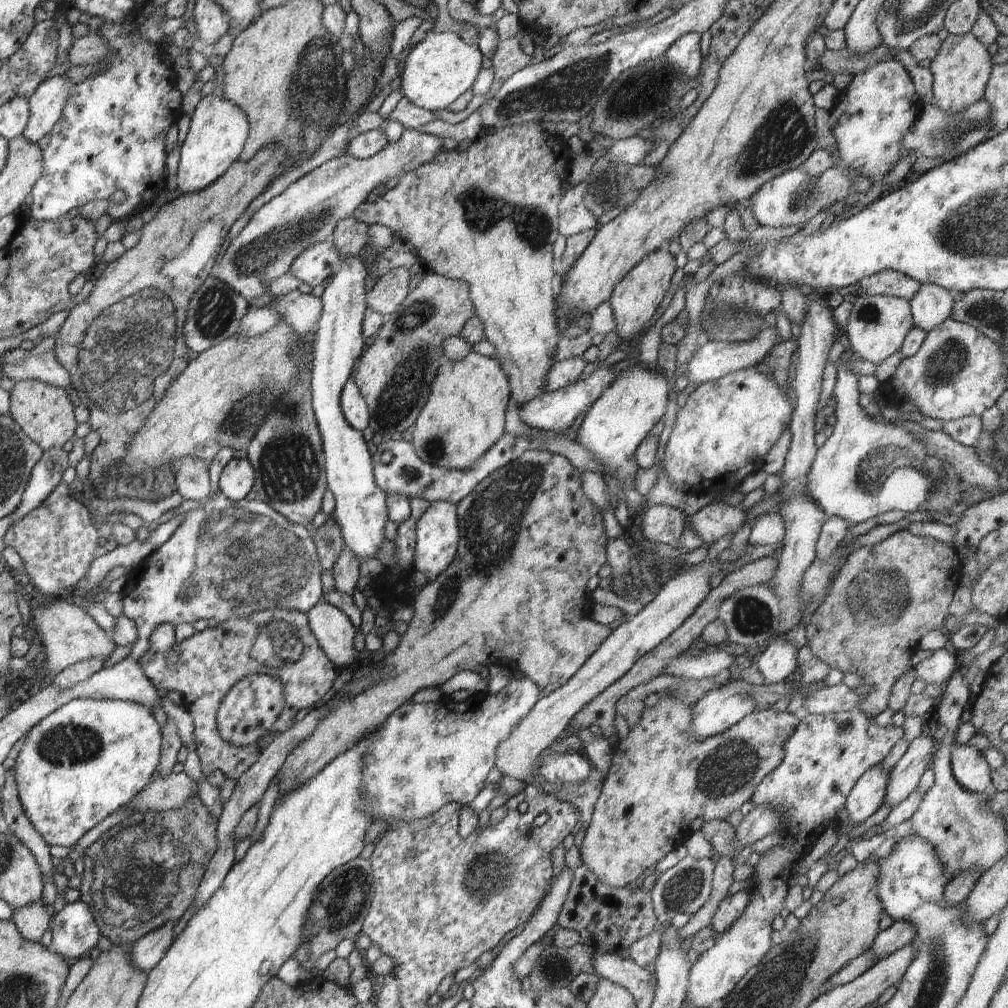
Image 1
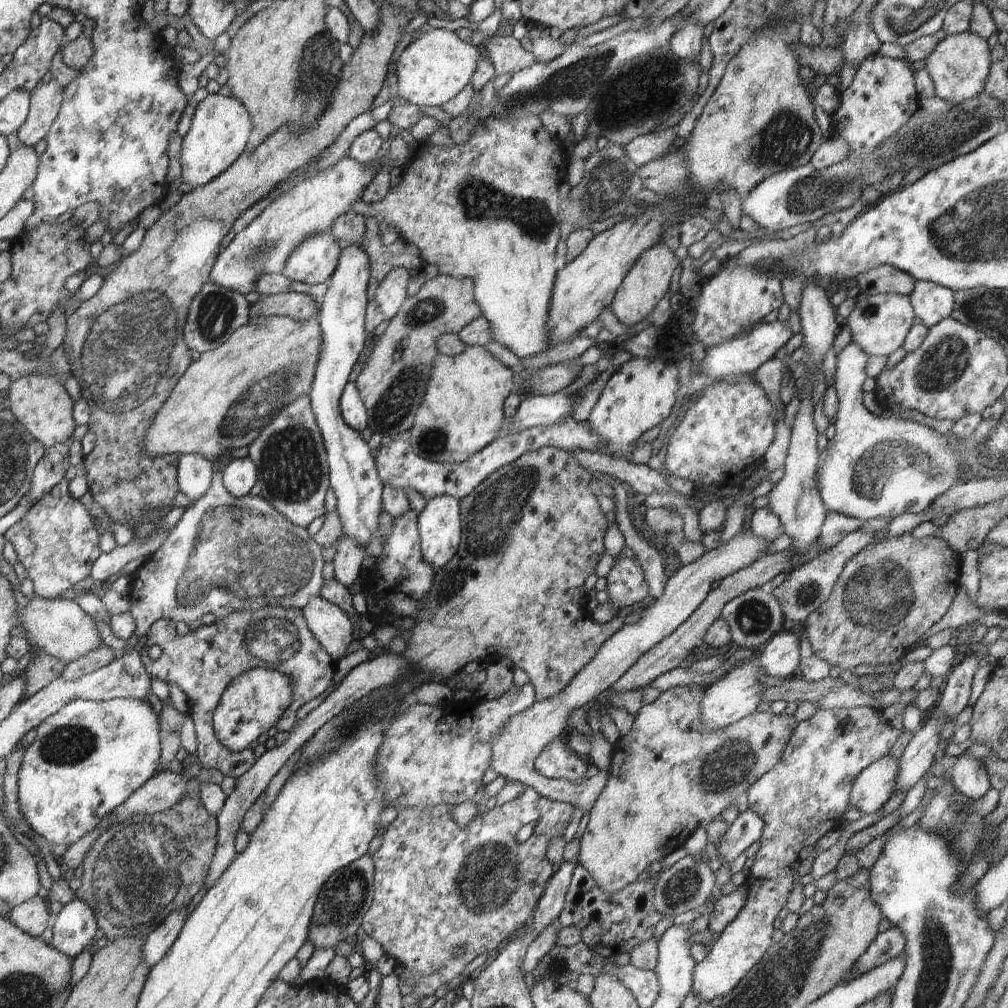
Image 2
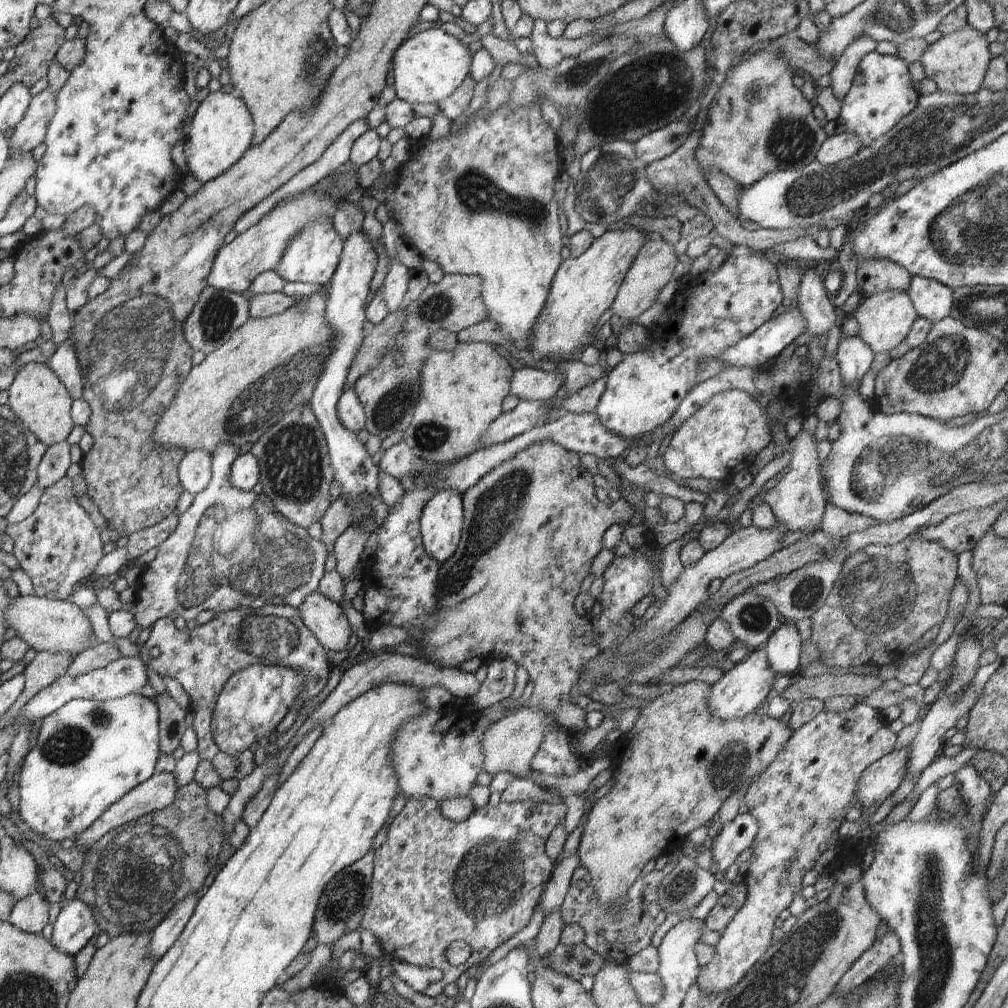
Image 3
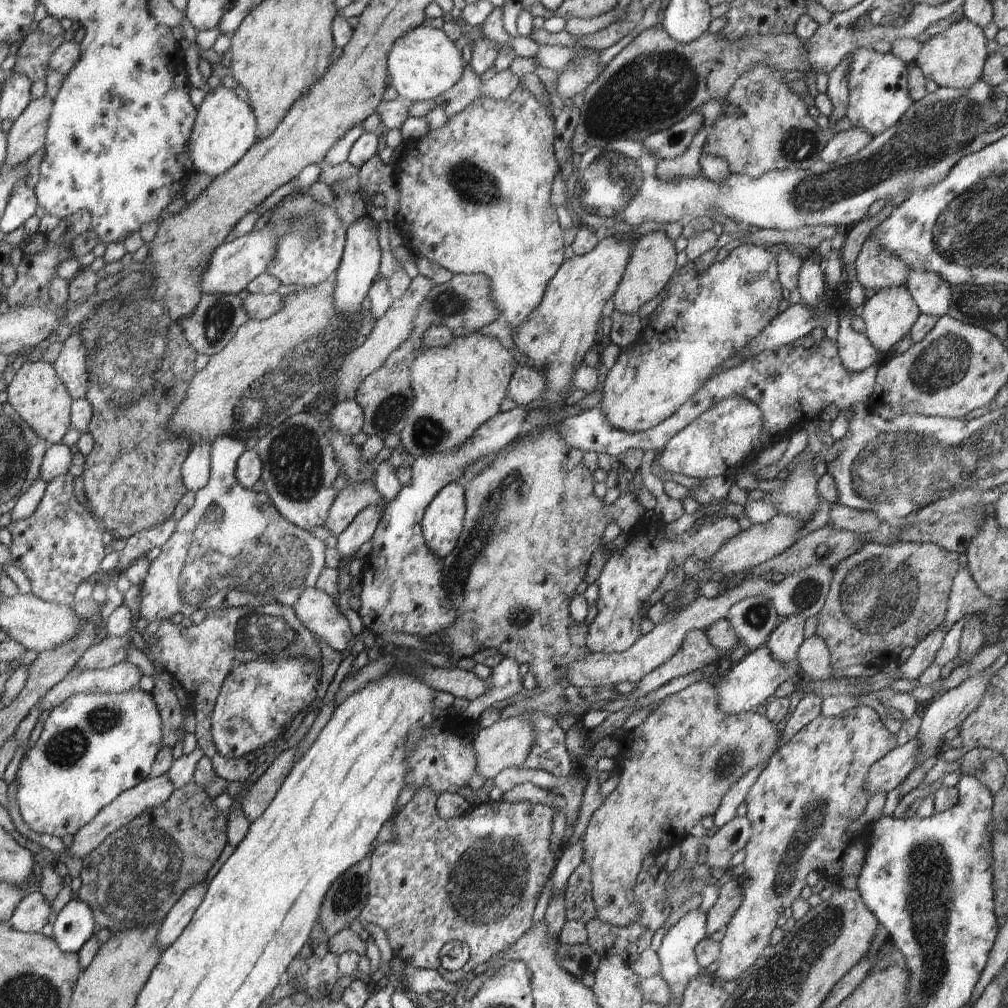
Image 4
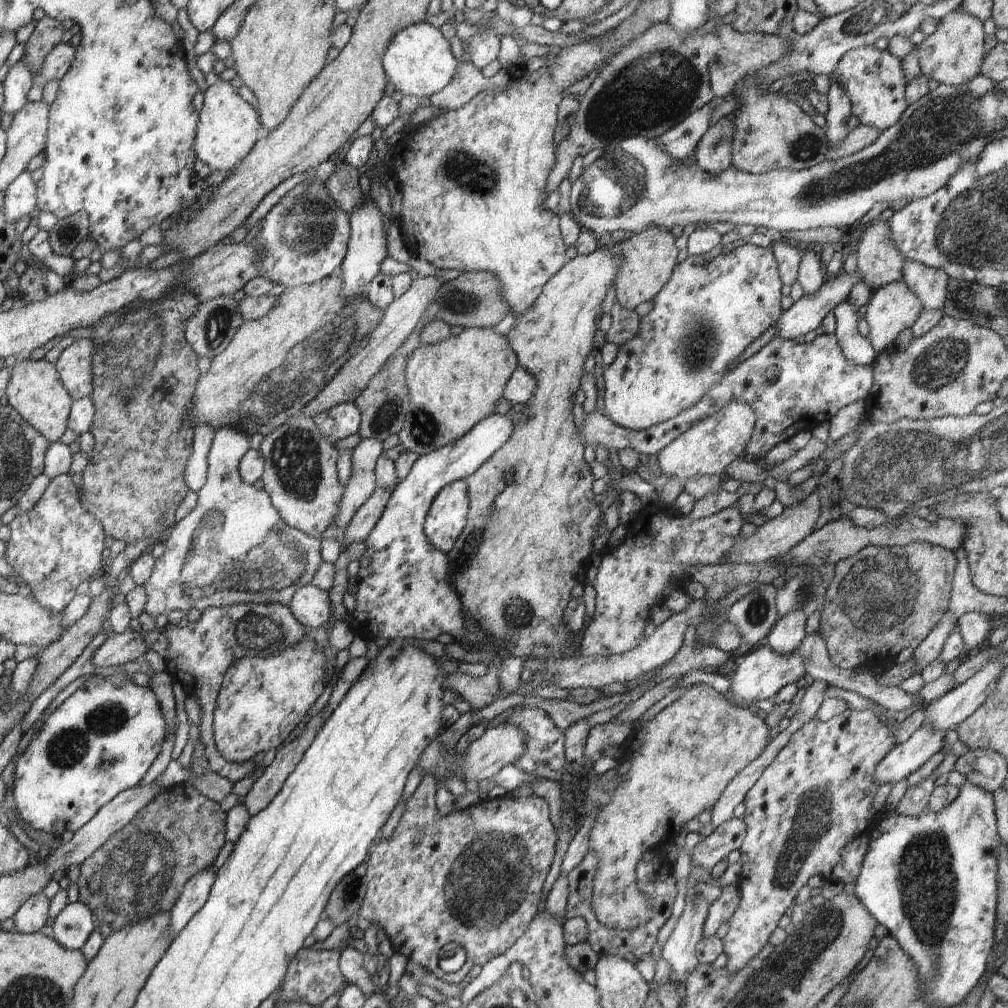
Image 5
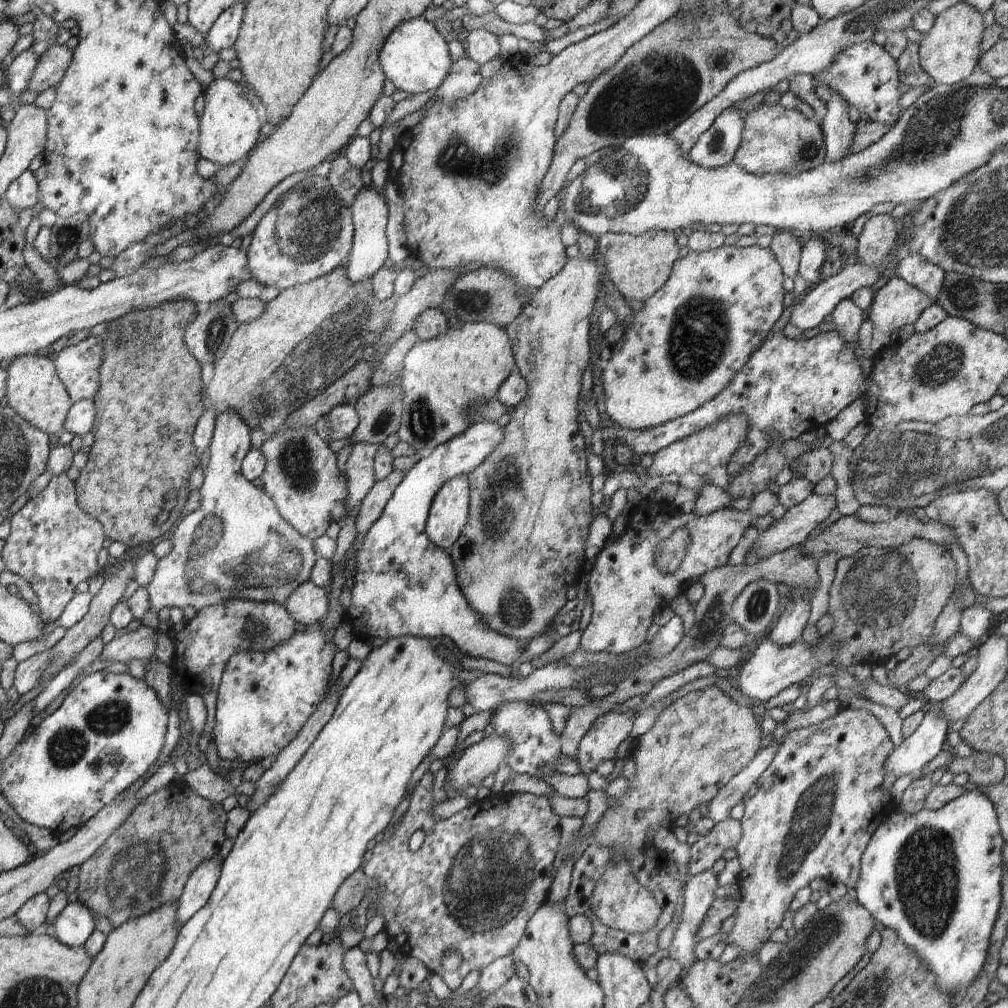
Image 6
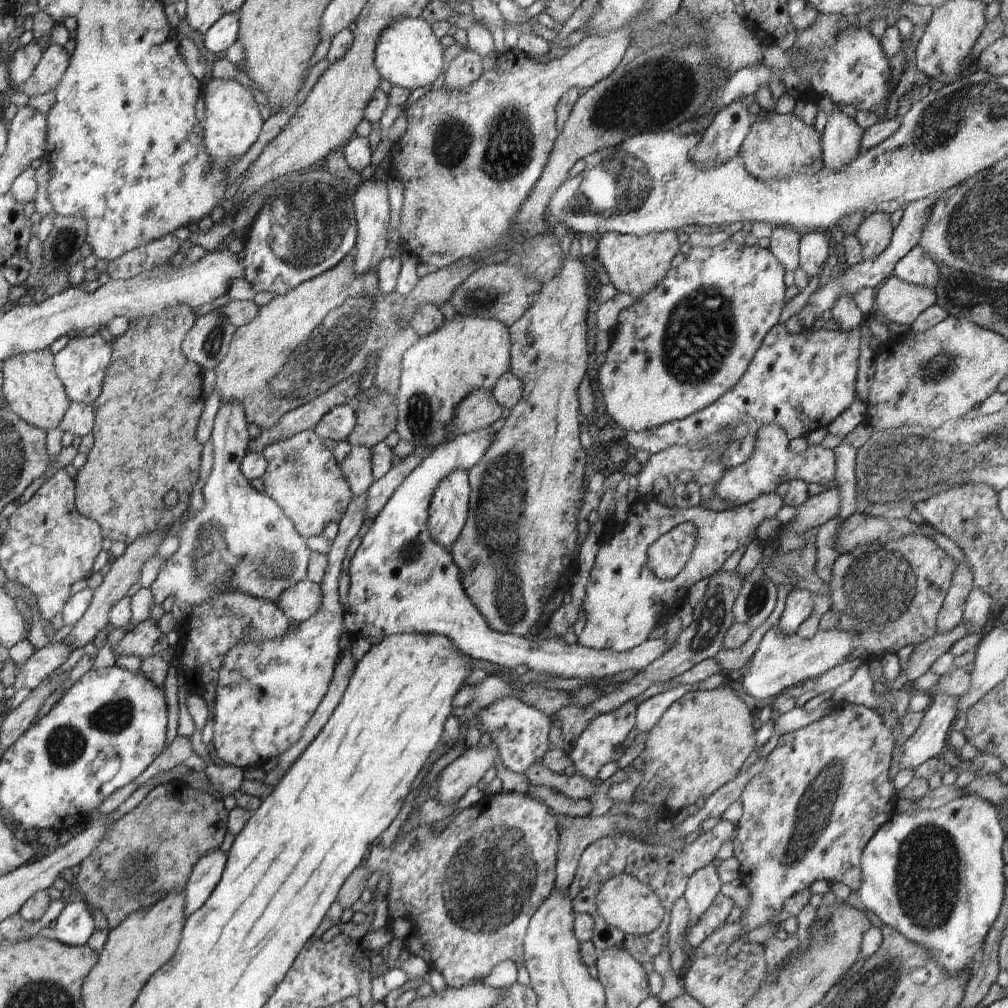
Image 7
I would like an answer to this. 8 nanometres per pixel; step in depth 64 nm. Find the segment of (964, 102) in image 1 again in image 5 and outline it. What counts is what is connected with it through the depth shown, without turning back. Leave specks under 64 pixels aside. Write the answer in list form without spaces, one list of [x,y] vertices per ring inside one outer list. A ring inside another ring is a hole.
[[[959,8],[952,10],[950,14],[940,20],[934,34],[926,36],[918,45],[918,60],[923,74],[929,79],[936,80],[939,84],[948,86],[958,86],[972,80],[980,73],[980,65],[984,60],[983,23],[970,16],[966,10]]]

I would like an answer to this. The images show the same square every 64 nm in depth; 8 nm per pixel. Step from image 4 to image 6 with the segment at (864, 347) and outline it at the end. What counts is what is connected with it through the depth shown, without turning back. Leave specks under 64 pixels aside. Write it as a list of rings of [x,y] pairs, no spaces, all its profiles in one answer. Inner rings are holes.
[[[850,299],[840,300],[832,310],[833,322],[836,325],[835,331],[842,338],[842,342],[850,344],[856,355],[862,356],[861,348],[858,344],[858,329],[864,322],[863,310],[860,310]]]

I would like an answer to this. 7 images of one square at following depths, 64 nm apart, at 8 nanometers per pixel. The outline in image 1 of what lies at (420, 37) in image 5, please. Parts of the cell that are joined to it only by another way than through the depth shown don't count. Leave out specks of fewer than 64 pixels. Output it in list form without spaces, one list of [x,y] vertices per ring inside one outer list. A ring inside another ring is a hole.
[[[432,32],[412,48],[405,60],[404,70],[399,74],[402,96],[414,106],[429,111],[448,109],[454,100],[470,90],[476,82],[482,69],[482,55],[478,46],[464,42],[458,33]]]

